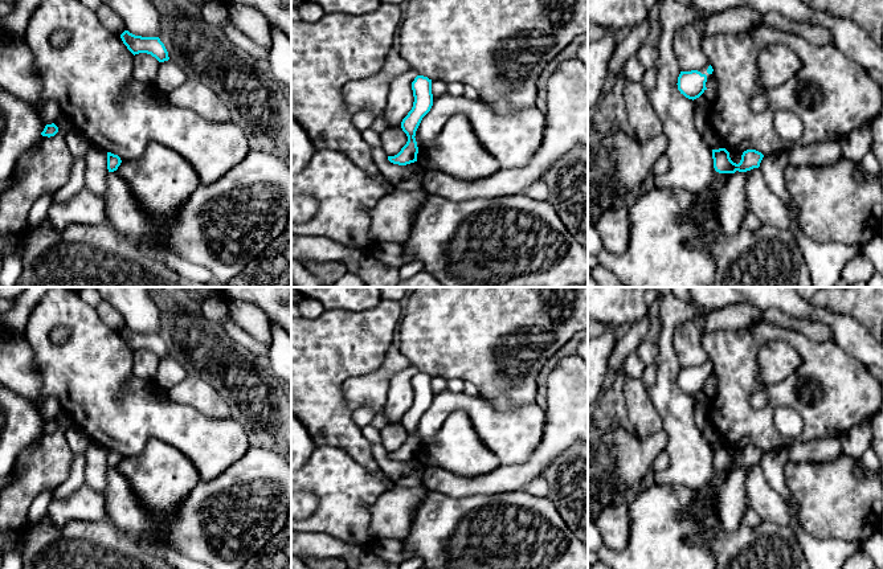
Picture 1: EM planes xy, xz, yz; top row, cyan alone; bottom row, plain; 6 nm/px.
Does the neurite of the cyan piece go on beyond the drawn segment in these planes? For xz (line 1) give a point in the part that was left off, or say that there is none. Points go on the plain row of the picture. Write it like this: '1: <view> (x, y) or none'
1: none

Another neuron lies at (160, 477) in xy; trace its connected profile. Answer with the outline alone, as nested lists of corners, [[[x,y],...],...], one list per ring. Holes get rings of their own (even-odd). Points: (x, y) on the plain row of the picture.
[[[159,439],[148,441],[139,455],[122,458],[116,468],[160,528],[173,521],[181,500],[200,482],[191,459]]]

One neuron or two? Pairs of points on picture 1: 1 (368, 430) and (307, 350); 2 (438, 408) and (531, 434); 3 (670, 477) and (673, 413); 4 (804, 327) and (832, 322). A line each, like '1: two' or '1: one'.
1: two
2: one
3: one
4: two

